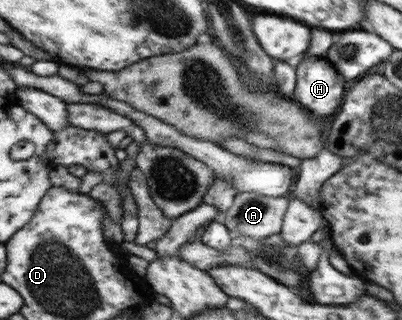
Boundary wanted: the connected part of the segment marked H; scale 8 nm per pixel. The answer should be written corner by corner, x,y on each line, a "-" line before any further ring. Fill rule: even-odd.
305,59
294,67
296,75
292,97
313,115
325,117
337,111
345,87
343,77
323,59

